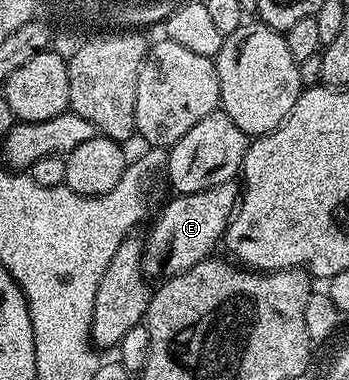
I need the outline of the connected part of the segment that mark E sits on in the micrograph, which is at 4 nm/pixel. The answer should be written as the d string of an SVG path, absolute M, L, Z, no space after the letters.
M231 180L204 192L178 194L158 214L150 235L144 238L144 269L147 279L165 280L200 264L215 253L214 245L223 241L226 226L240 201L240 186Z

